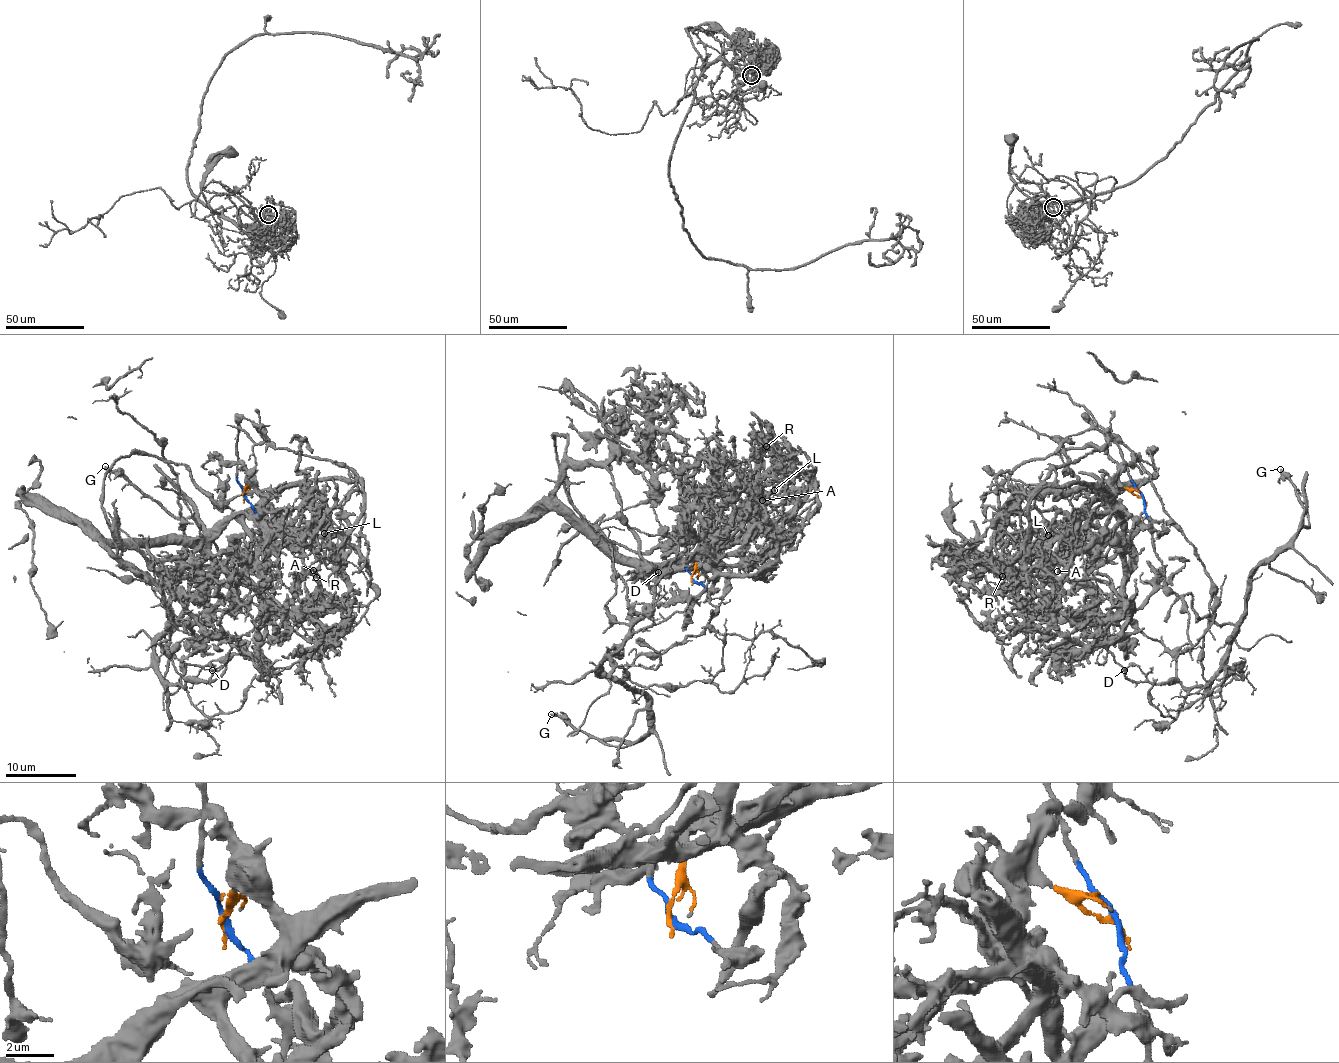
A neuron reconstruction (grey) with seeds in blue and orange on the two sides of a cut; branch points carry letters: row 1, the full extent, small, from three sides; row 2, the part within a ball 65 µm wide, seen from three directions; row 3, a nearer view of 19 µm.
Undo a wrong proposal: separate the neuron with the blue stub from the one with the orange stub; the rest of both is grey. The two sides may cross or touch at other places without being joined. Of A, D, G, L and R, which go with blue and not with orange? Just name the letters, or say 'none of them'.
D, G

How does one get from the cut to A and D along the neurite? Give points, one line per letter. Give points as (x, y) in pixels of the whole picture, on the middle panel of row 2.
A: (692, 580), (716, 513), (746, 507), (757, 493), (769, 503), (761, 500)
D: (692, 580), (715, 608), (699, 636), (642, 653), (620, 680), (604, 677), (598, 667), (660, 591), (658, 571)

